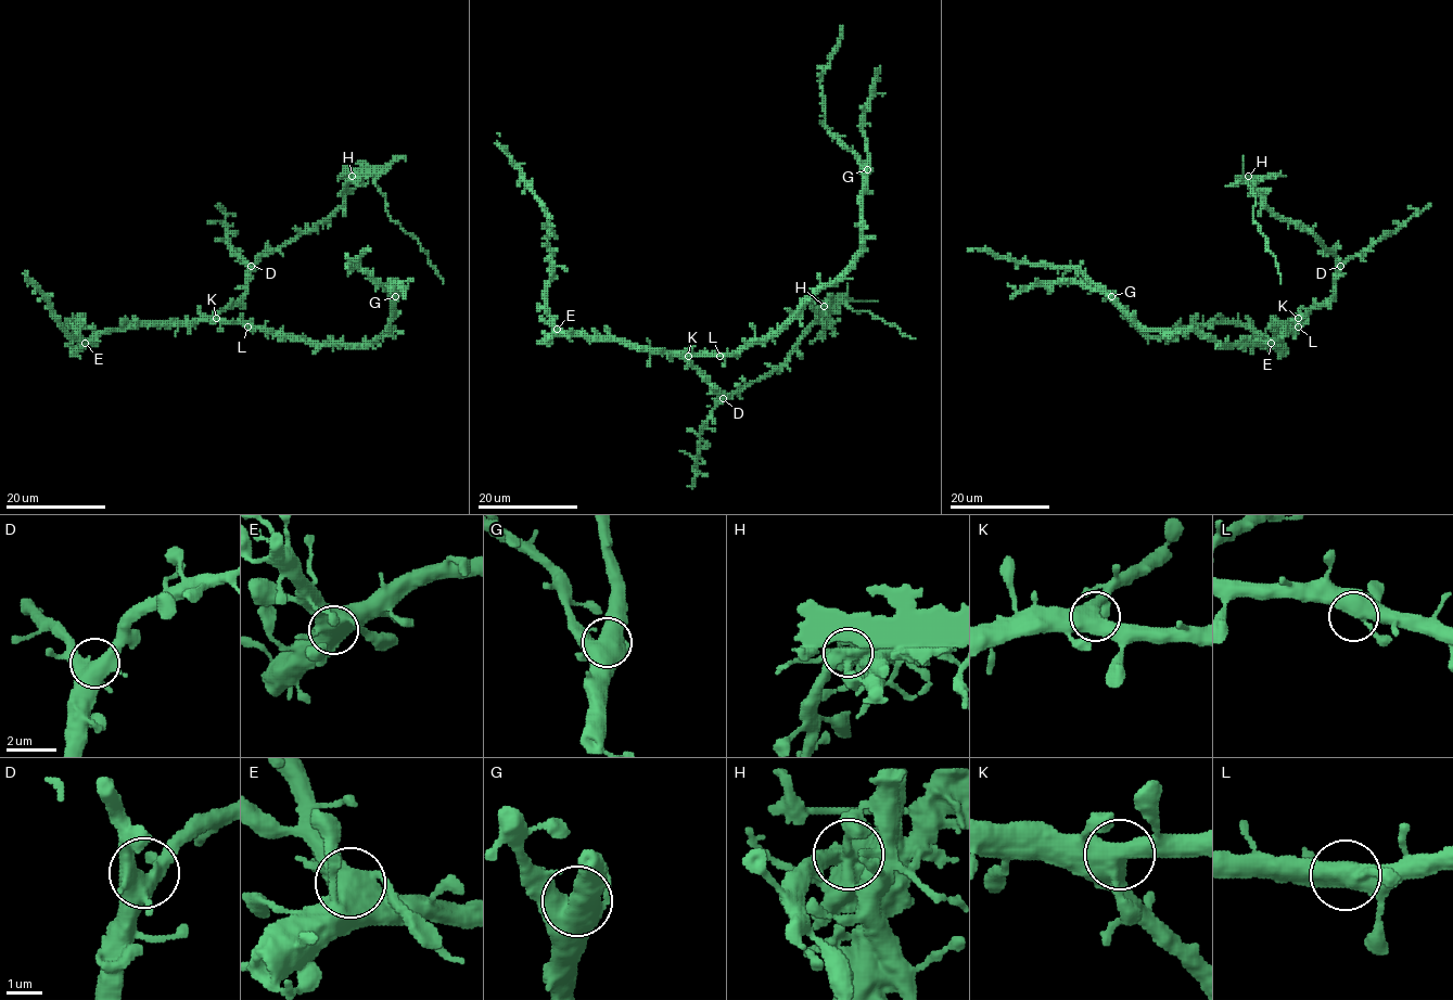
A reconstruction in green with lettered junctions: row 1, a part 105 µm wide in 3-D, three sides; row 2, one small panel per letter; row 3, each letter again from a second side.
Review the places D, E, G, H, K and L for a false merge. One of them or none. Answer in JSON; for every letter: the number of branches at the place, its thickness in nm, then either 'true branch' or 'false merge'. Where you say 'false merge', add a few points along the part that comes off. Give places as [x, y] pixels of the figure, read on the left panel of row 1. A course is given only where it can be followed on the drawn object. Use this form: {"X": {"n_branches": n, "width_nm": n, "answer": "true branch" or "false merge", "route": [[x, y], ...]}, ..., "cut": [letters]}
{"D": {"n_branches": 5, "width_nm": 460, "answer": "true branch"}, "E": {"n_branches": 2, "width_nm": 550, "answer": "true branch"}, "G": {"n_branches": 5, "width_nm": 500, "answer": "true branch"}, "H": {"n_branches": 4, "width_nm": 550, "answer": "false merge", "route": [[353, 176], [371, 176], [374, 179], [374, 186], [385, 196], [390, 218], [416, 239], [444, 283]]}, "K": {"n_branches": 4, "width_nm": 550, "answer": "true branch"}, "L": {"n_branches": 3, "width_nm": 440, "answer": "true branch"}, "cut": ["H"]}

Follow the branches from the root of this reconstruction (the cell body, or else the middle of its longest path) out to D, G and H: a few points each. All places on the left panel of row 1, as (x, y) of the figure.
D: (250, 321), (220, 321), (217, 316), (246, 293), (251, 266)
G: (250, 321), (280, 334), (316, 343), (369, 344), (389, 331), (391, 300), (395, 296)
H: (250, 321), (220, 321), (217, 316), (246, 293), (249, 269), (260, 255), (307, 233), (342, 204), (353, 176)

